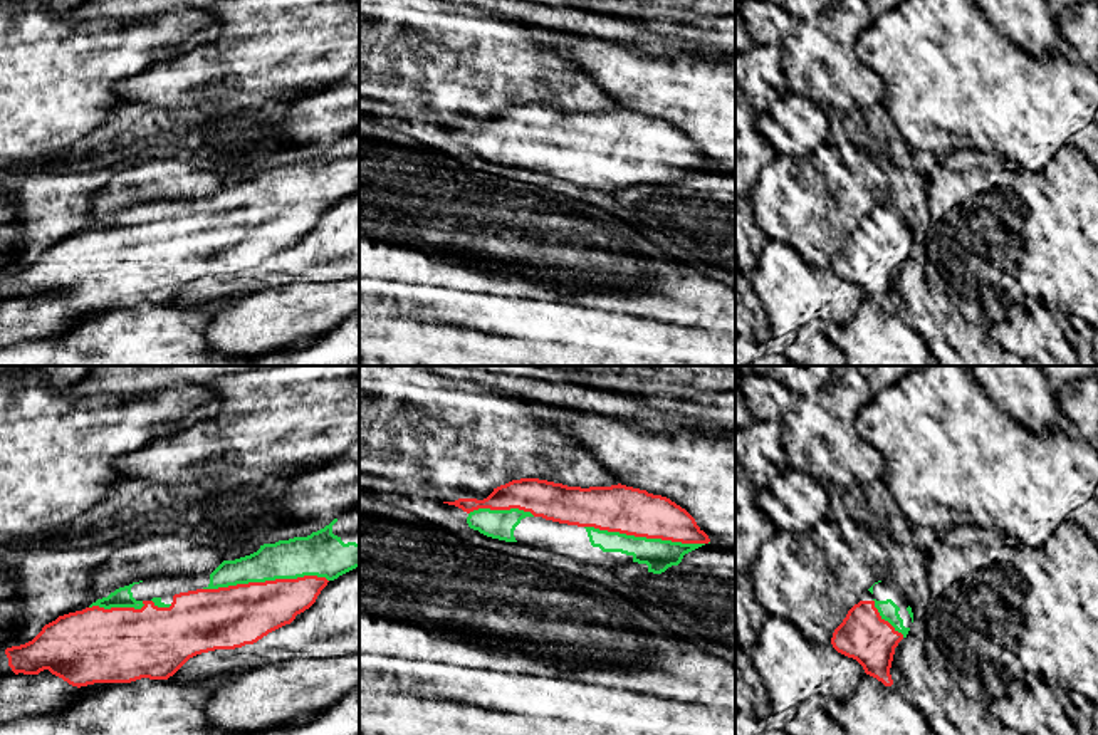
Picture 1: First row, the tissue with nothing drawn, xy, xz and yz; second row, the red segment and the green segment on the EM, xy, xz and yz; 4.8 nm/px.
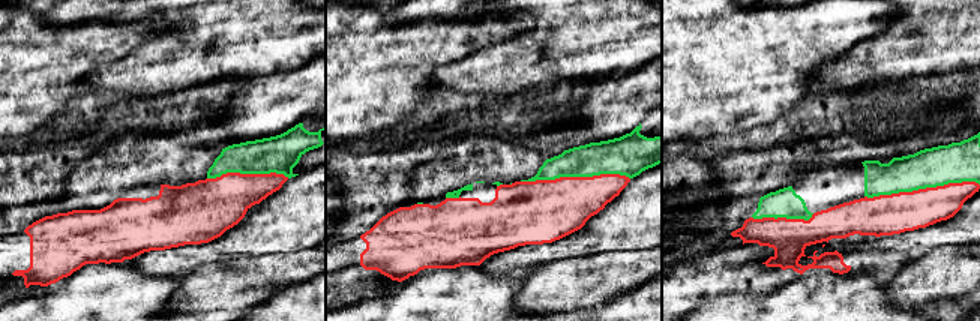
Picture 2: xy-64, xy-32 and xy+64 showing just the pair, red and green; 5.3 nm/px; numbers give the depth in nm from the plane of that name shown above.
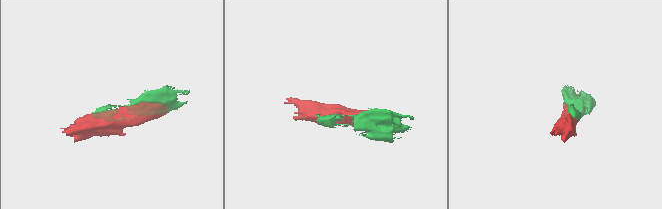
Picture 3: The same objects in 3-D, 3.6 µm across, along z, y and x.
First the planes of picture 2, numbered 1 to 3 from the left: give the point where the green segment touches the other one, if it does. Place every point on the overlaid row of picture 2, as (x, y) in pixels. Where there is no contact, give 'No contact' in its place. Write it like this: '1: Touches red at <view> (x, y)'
1: Touches red at xy-64 (248, 174)
2: Touches red at xy-32 (575, 177)
3: Touches red at xy+64 (922, 189)

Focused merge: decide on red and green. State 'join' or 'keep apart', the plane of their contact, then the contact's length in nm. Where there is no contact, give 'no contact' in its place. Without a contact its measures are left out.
join | xy | 600 nm

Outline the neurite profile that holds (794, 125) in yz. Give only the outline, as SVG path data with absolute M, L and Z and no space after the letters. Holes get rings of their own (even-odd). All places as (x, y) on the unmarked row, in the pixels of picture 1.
M794 92L777 97L766 112L756 114L754 124L777 154L809 156L829 143L828 114L811 99Z

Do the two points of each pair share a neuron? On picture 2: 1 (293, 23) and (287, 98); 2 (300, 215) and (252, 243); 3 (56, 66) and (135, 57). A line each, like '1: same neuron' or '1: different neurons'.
1: different neurons
2: same neuron
3: different neurons

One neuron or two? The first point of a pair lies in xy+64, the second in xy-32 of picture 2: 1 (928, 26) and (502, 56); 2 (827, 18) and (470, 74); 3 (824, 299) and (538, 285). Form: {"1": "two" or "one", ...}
{"1": "one", "2": "two", "3": "two"}

